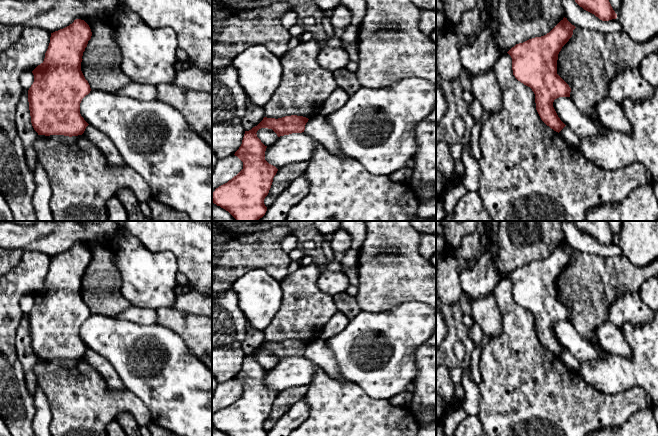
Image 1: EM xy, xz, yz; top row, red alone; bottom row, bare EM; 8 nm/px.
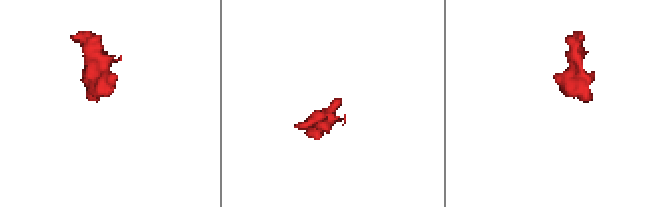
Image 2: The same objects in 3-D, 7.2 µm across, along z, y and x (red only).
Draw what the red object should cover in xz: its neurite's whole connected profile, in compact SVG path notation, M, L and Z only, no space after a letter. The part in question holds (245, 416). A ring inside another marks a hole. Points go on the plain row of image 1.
M297 339L278 343L264 341L257 350L245 355L242 368L234 378L243 386L243 393L227 407L215 413L212 417L212 426L228 436L266 436L267 431L264 428L264 423L269 417L278 393L265 384L267 370L261 366L256 357L261 352L272 353L278 361L302 357L308 344L306 341Z

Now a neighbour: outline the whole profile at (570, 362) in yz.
M565 350L559 358L567 370L578 372L580 363L568 350Z

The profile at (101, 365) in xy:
M91 349L86 351L83 359L104 379L109 389L113 391L127 389L108 359Z

